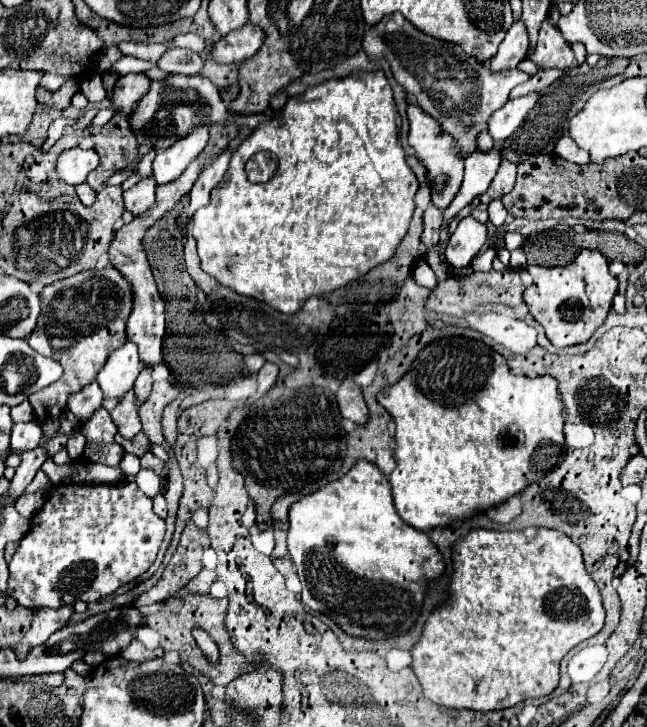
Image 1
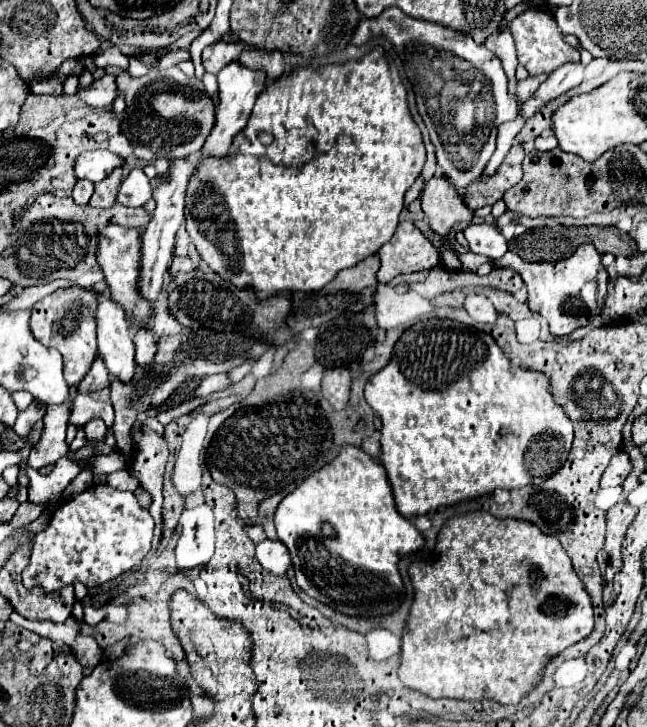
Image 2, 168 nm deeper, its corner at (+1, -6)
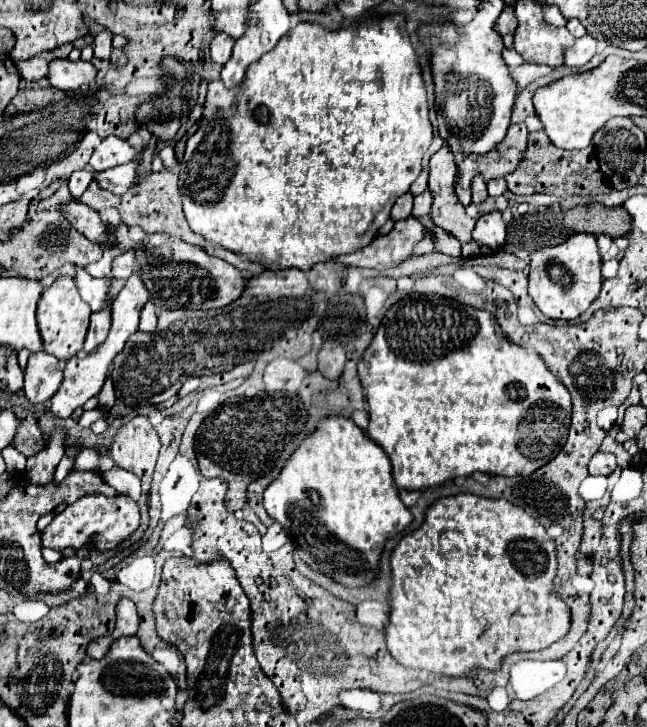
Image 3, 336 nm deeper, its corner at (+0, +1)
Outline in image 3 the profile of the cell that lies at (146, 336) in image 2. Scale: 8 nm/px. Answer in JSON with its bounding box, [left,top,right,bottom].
[139,301,157,333]

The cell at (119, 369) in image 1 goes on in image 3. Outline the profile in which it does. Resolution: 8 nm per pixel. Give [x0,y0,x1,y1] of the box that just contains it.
[75,267,107,311]

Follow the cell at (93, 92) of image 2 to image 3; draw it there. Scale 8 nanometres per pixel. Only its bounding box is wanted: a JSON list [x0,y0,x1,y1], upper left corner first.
[49,59,97,91]

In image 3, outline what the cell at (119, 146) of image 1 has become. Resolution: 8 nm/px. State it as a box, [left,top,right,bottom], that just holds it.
[79,181,121,211]

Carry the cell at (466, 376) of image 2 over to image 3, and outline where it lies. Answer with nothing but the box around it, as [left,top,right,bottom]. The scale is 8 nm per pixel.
[359,295,571,491]

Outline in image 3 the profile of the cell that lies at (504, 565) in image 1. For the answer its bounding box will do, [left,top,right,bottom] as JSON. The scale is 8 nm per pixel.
[385,495,571,677]

